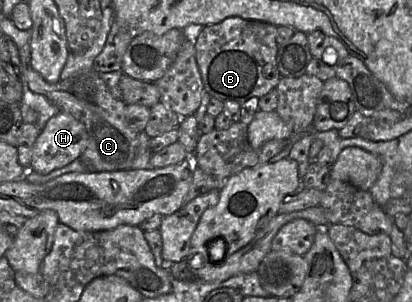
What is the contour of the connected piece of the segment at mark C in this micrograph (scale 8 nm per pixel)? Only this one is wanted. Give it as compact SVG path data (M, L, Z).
M24 62L23 75L31 91L45 96L60 112L71 114L85 125L87 146L79 158L87 166L88 172L111 172L129 168L136 154L139 132L131 128L126 118L126 104L112 96L97 71L80 70L67 79L49 83L33 69L31 62Z

